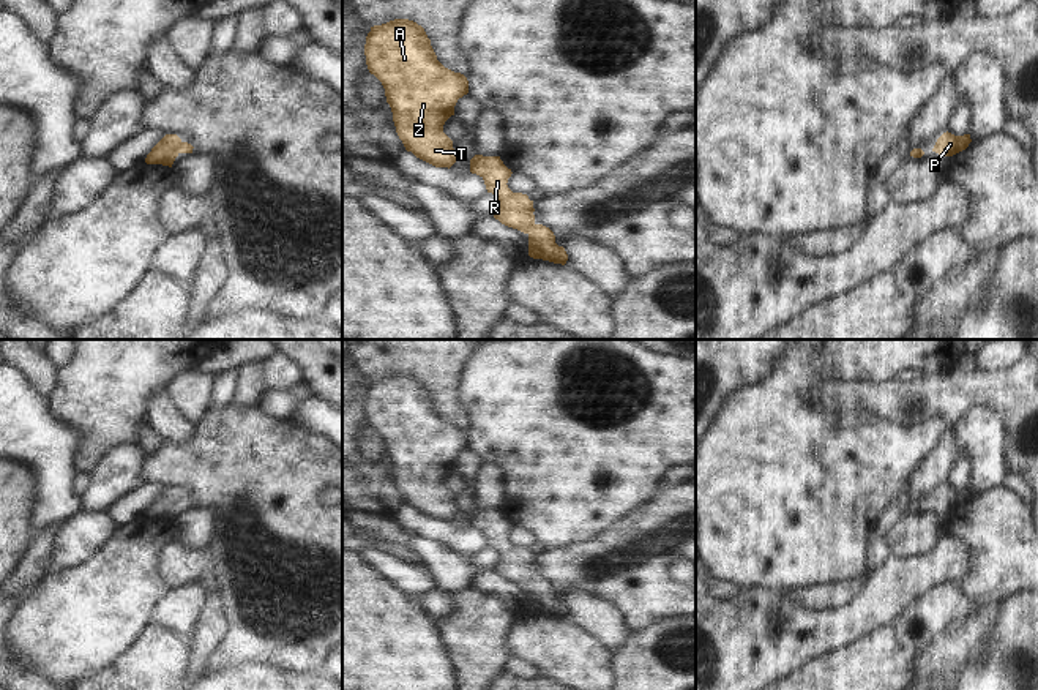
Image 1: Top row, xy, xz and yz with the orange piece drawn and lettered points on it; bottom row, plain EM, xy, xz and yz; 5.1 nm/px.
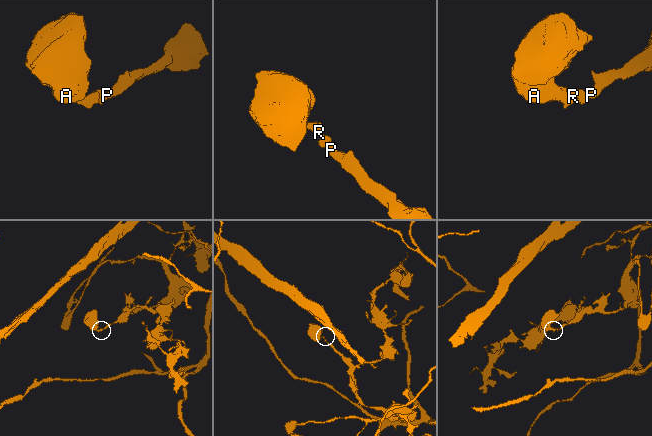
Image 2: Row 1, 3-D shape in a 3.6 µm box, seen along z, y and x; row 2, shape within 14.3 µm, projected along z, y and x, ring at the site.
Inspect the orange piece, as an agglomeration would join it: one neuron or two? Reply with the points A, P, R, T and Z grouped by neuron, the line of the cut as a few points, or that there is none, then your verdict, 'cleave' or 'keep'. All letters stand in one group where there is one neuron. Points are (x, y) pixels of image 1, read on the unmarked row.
A P R T Z; no cut; keep

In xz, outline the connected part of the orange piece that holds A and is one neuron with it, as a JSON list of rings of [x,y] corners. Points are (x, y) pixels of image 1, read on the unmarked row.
[[[409,373],[371,381],[364,409],[369,426],[385,442],[405,504],[450,523],[456,505],[443,478],[454,469],[457,453],[469,447],[467,431],[445,422],[424,382]]]

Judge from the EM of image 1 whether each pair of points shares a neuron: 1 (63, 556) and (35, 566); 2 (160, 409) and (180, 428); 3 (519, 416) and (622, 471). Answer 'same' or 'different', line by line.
1: different
2: same
3: same

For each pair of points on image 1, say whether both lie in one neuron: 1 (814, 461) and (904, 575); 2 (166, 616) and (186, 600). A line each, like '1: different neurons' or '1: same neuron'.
1: different neurons
2: same neuron

